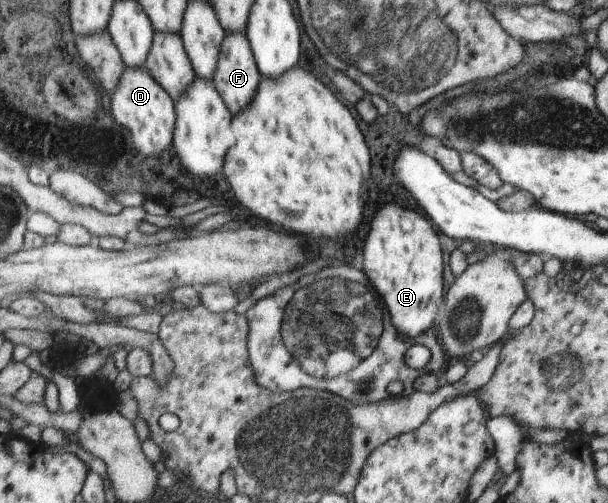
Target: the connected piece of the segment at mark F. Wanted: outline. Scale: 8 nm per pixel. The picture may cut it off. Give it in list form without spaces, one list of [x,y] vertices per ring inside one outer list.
[[[226,32],[226,41],[223,42],[222,59],[219,60],[218,73],[215,75],[214,86],[218,88],[219,95],[233,112],[234,116],[243,114],[255,104],[259,89],[262,88],[263,76],[259,70],[258,60],[251,47],[250,40],[243,32]]]

